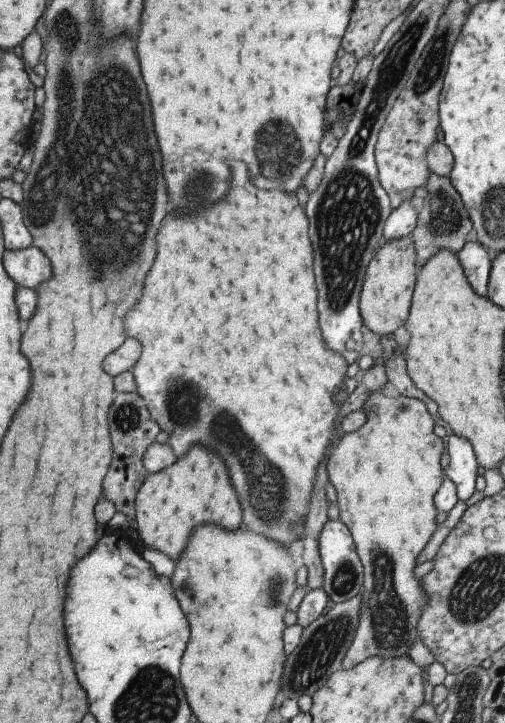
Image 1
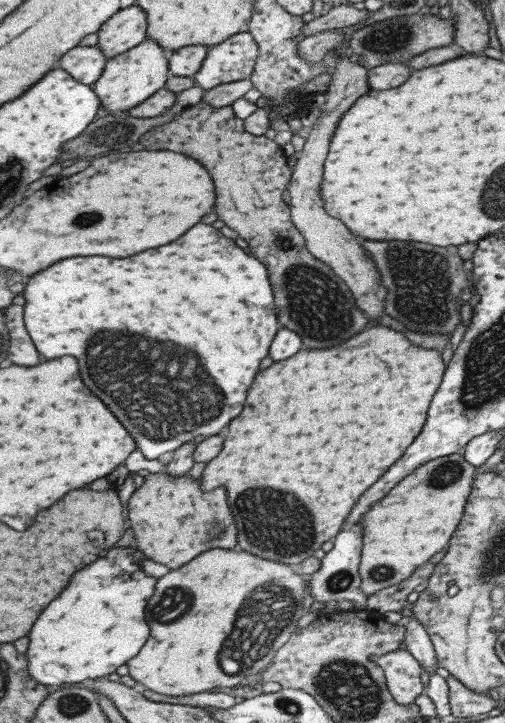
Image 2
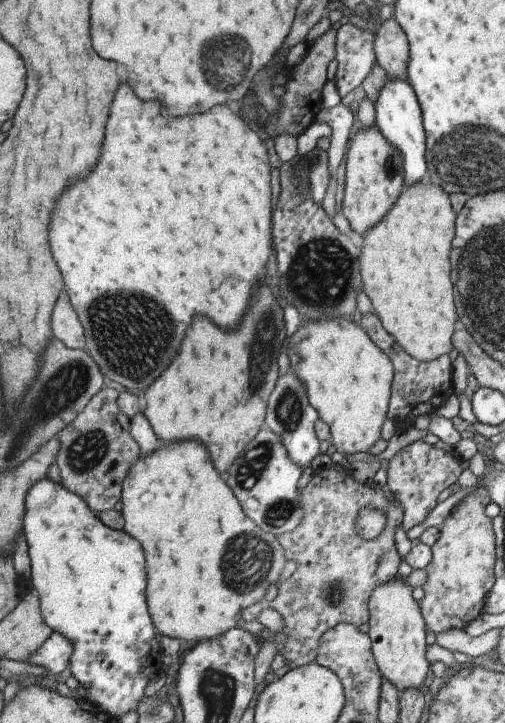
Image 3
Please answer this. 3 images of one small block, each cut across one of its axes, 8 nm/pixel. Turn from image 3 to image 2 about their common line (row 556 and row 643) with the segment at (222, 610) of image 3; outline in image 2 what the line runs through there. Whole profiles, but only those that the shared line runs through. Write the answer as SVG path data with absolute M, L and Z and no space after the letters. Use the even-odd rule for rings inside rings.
M216 548L216 550L199 554L188 564L184 564L182 568L172 570L172 572L168 572L168 574L157 580L156 592L154 592L154 596L152 596L146 611L146 620L148 620L148 626L150 626L150 638L144 644L144 648L140 650L140 654L136 658L128 660L129 675L137 682L144 684L148 690L172 697L206 692L212 690L212 688L233 688L235 686L237 689L240 689L244 687L246 684L251 683L254 678L259 677L260 672L271 663L276 651L288 643L292 633L294 633L294 629L296 629L298 622L300 622L300 618L307 614L307 610L304 609L304 599L306 596L304 582L302 576L296 574L290 565L254 556L248 554L245 550L236 552L236 550Z

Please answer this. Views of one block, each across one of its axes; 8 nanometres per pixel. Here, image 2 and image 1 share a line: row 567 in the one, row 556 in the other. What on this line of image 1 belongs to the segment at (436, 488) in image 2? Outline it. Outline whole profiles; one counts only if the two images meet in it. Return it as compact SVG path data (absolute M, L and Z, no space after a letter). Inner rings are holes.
M379 389L371 393L365 404L372 405L367 422L338 441L331 452L327 474L328 483L334 485L338 493L339 520L350 530L365 575L358 627L342 662L343 669L352 669L369 657L390 661L409 656L410 648L419 640L417 625L429 596L423 588L422 578L418 578L414 570L420 554L438 529L435 495L446 476L441 466L446 441L435 436L434 418L422 400L402 395L388 398Z

